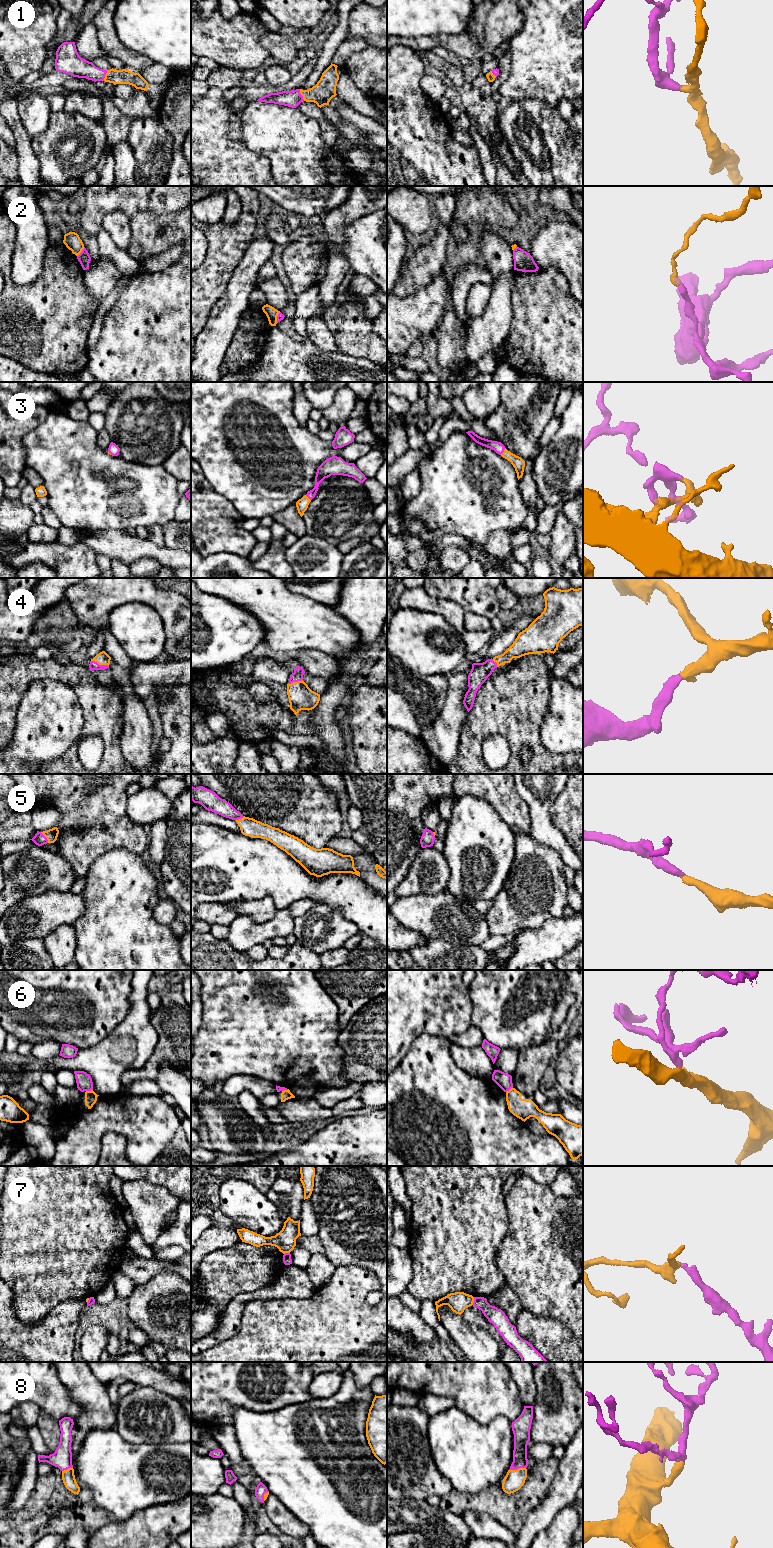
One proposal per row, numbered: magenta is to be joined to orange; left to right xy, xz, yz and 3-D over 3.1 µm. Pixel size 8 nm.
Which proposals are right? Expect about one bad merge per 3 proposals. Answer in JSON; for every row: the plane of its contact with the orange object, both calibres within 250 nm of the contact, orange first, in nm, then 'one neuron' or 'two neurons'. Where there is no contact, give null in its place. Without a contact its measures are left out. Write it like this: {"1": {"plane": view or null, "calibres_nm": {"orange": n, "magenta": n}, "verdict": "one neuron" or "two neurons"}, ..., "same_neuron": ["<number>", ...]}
{"1": {"plane": "xz", "calibres_nm": {"orange": 170, "magenta": 130}, "verdict": "one neuron"}, "2": {"plane": "xy", "calibres_nm": {"orange": 130, "magenta": 100}, "verdict": "two neurons"}, "3": {"plane": "yz", "calibres_nm": {"orange": 100, "magenta": 90}, "verdict": "one neuron"}, "4": {"plane": "xy", "calibres_nm": {"orange": 100, "magenta": 70}, "verdict": "one neuron"}, "5": {"plane": "xy", "calibres_nm": {"orange": 90, "magenta": 100}, "verdict": "one neuron"}, "6": {"plane": "xy", "calibres_nm": {"orange": 100, "magenta": 130}, "verdict": "two neurons"}, "7": {"plane": "yz", "calibres_nm": {"orange": 160, "magenta": 140}, "verdict": "two neurons"}, "8": {"plane": "yz", "calibres_nm": {"orange": 160, "magenta": 120}, "verdict": "one neuron"}, "same_neuron": ["1", "3", "4", "5", "8"]}

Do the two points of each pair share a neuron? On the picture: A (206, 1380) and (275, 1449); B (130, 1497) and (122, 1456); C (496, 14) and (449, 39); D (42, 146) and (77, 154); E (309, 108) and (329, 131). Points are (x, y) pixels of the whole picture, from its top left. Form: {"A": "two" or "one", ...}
{"A": "two", "B": "one", "C": "one", "D": "one", "E": "one"}

